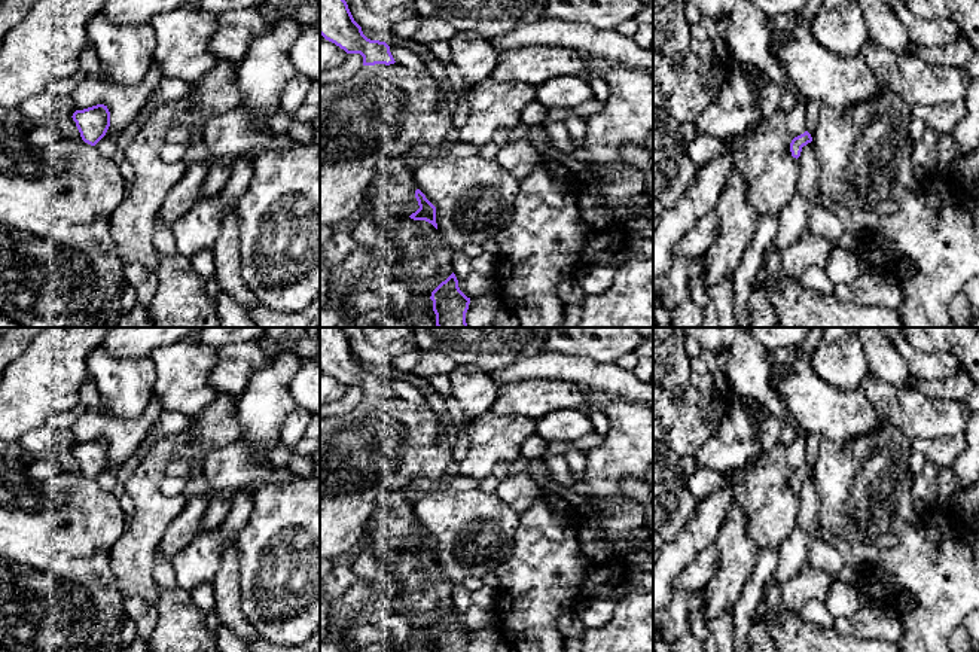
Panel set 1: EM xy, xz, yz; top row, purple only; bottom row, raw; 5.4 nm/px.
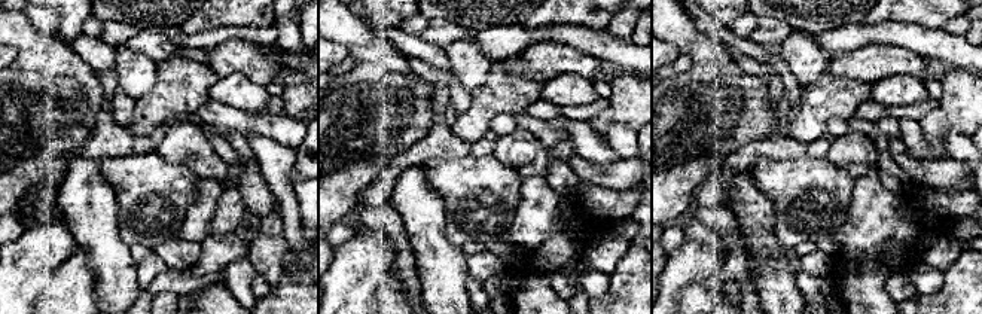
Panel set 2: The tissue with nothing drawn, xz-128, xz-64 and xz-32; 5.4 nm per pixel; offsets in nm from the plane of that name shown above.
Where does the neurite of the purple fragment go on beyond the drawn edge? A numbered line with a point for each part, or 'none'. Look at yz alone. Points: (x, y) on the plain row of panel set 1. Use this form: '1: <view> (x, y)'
none

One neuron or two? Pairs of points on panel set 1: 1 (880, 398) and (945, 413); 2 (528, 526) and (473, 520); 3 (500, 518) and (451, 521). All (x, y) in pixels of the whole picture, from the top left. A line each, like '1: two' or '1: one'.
1: one
2: two
3: one

